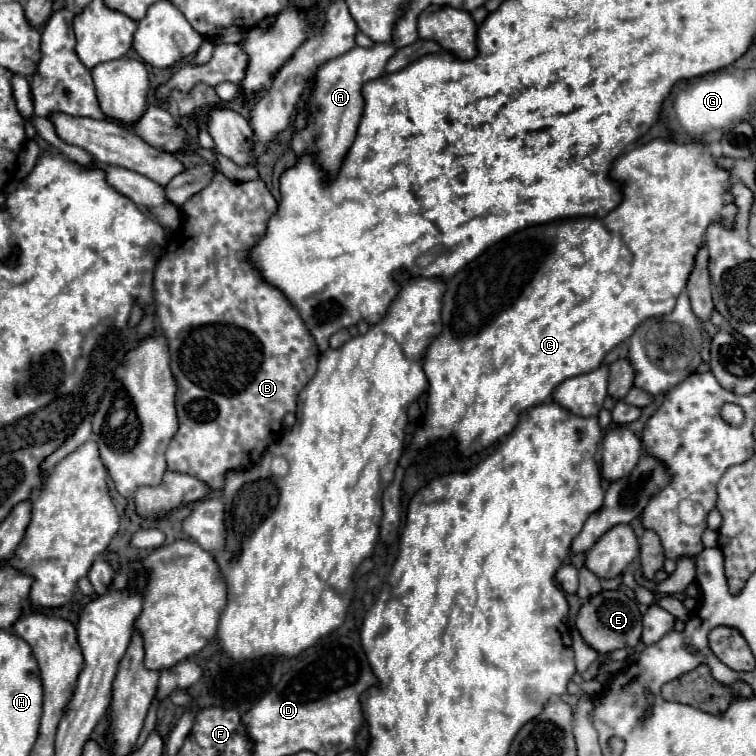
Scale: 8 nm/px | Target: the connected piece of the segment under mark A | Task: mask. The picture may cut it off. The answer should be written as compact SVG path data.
M390 42L374 44L370 48L354 46L350 52L342 54L334 60L328 60L316 72L316 78L314 78L316 90L314 90L312 98L308 100L308 104L312 104L312 108L316 108L314 126L310 124L308 128L304 128L304 132L300 132L300 136L290 138L290 144L296 152L296 156L306 154L306 152L316 152L318 164L324 170L334 174L340 168L342 158L346 156L348 148L352 146L352 142L356 138L356 128L358 128L358 122L360 122L360 116L364 110L362 86L384 74L384 68L394 52L396 52L396 48Z

